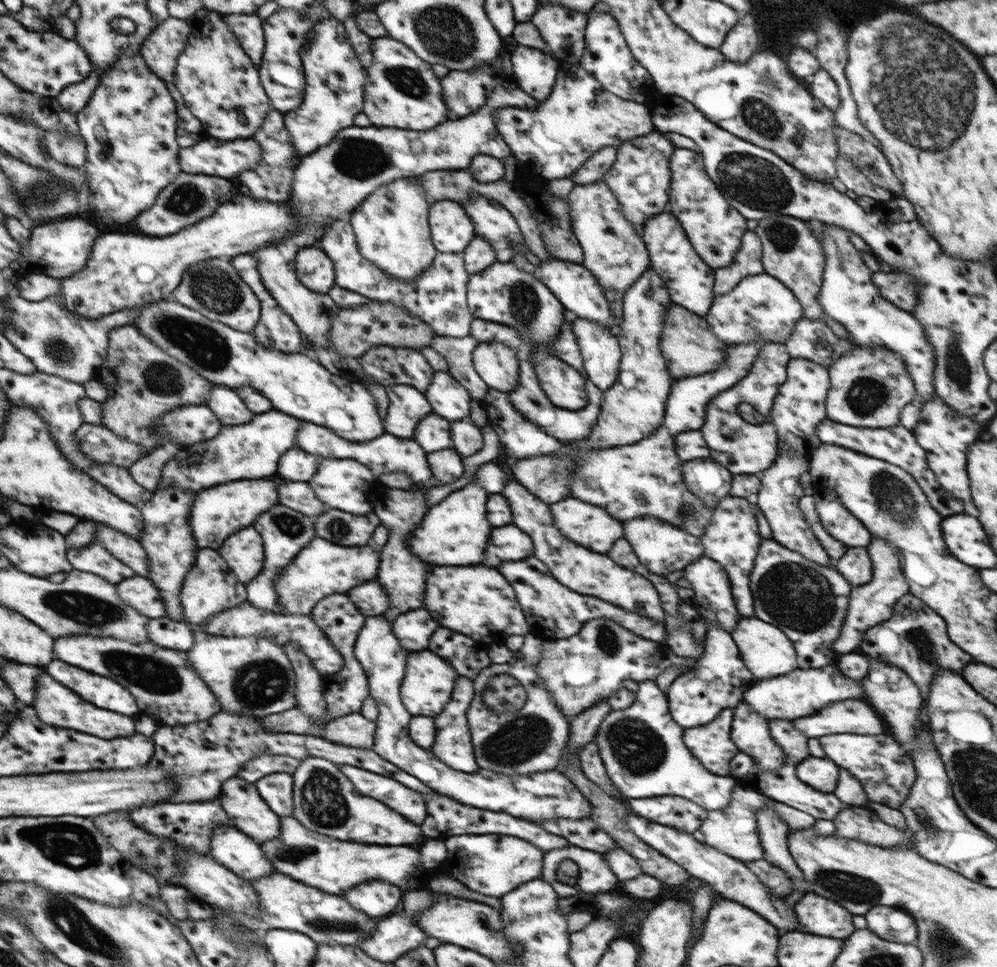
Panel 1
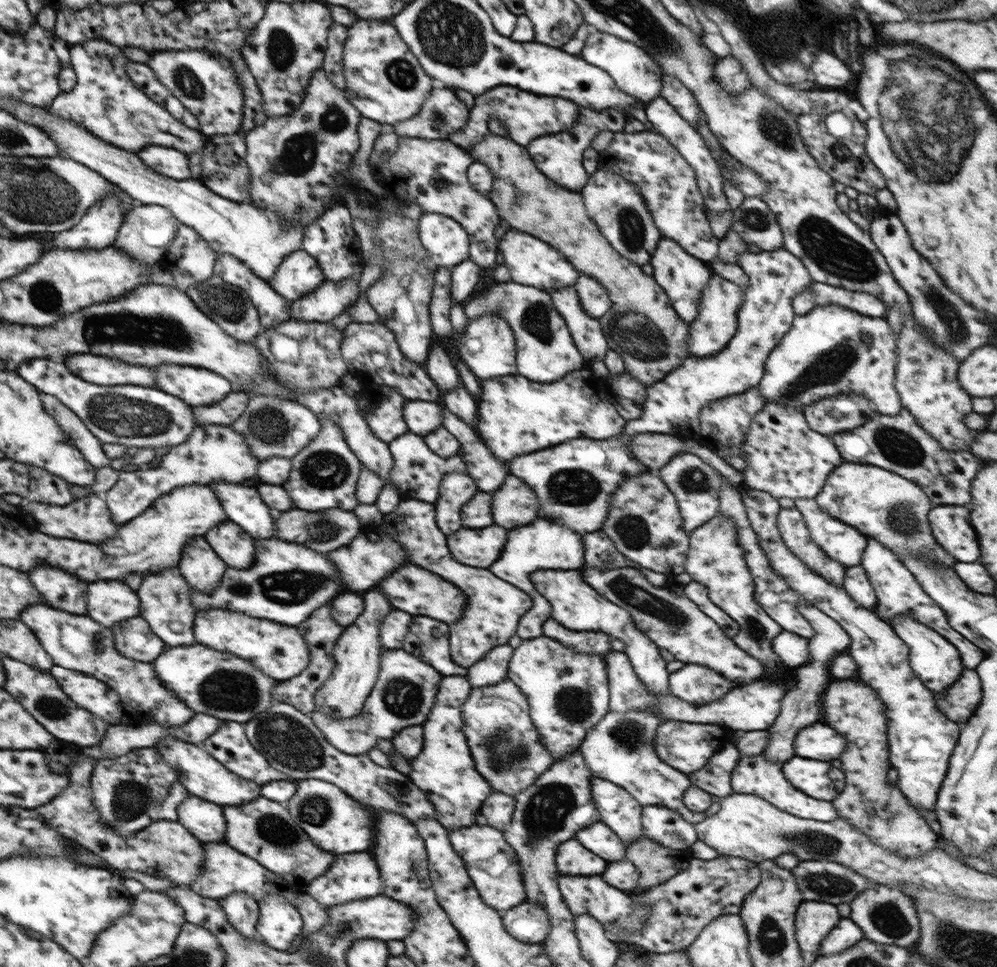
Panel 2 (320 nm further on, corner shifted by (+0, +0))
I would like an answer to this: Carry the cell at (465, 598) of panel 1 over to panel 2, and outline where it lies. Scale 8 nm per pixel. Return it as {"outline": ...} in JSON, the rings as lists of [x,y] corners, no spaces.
{"outline":[[[403,566],[398,568],[396,572],[392,572],[388,578],[384,578],[378,586],[378,590],[385,594],[390,600],[390,604],[398,610],[404,610],[408,614],[420,614],[420,616],[430,616],[444,623],[446,626],[458,622],[464,614],[464,592],[460,592],[456,586],[452,586],[450,582],[442,580],[440,576],[424,570],[418,566]]]}

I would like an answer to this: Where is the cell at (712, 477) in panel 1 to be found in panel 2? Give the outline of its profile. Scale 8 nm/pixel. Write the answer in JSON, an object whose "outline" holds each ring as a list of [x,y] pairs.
{"outline":[[[676,453],[657,470],[657,474],[675,496],[683,520],[683,529],[686,532],[696,530],[719,514],[719,490],[722,476],[698,455]]]}

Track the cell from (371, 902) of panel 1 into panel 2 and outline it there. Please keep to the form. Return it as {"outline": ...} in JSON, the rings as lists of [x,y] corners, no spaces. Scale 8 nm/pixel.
{"outline":[[[354,852],[354,854],[340,854],[340,856],[336,856],[336,860],[332,861],[326,872],[312,879],[312,882],[309,882],[304,887],[305,891],[314,900],[317,900],[325,907],[382,895],[382,888],[384,886],[382,886],[382,880],[380,880],[378,866],[372,860],[372,856],[366,854],[366,852],[358,852],[358,854]]]}

